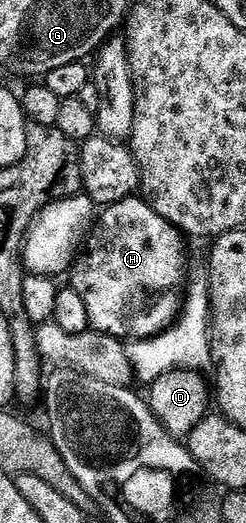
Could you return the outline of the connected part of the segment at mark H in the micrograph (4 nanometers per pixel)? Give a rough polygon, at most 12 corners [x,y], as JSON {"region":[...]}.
{"region":[[141,197],[105,208],[69,286],[93,330],[137,341],[182,269],[183,236]]}

